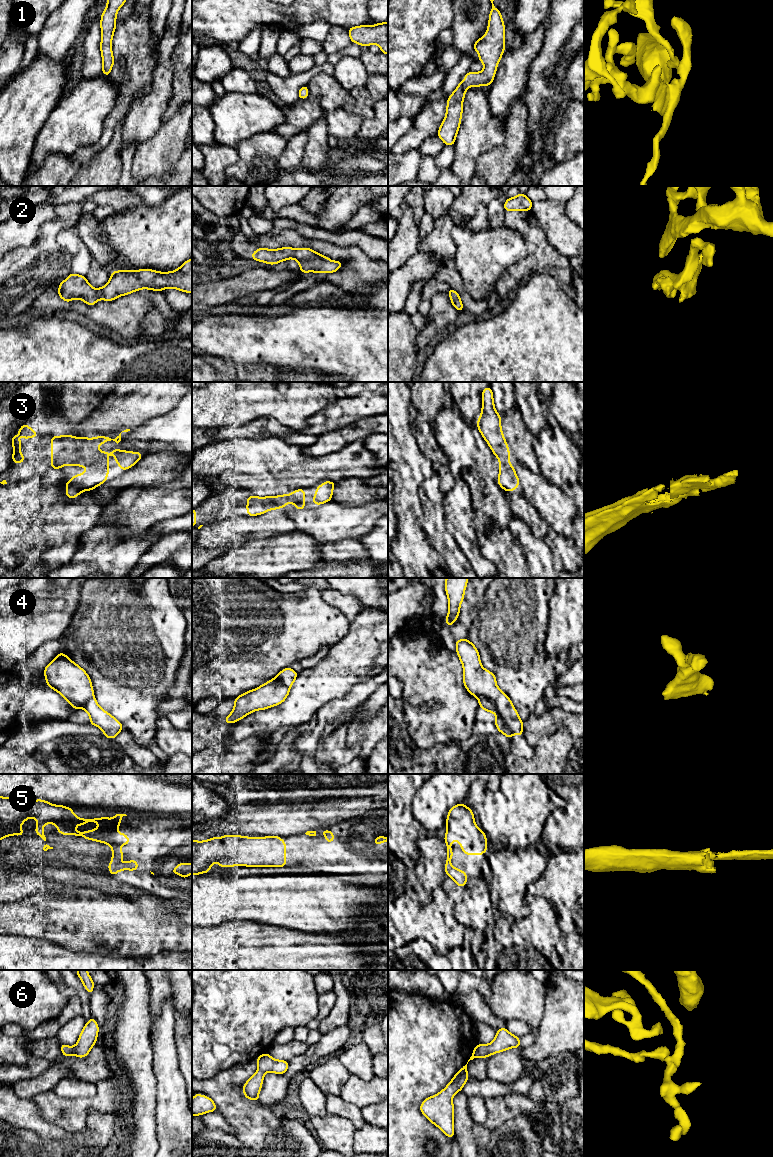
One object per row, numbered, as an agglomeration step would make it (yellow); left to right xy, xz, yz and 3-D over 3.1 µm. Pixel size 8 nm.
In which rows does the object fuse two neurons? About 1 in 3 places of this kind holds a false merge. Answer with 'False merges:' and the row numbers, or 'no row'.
False merges: 4

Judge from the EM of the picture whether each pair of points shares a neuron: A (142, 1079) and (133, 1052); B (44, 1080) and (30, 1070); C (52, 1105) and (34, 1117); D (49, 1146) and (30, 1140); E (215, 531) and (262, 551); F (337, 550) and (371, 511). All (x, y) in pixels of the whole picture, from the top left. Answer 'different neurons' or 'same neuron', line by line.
A: same neuron
B: different neurons
C: different neurons
D: same neuron
E: different neurons
F: different neurons

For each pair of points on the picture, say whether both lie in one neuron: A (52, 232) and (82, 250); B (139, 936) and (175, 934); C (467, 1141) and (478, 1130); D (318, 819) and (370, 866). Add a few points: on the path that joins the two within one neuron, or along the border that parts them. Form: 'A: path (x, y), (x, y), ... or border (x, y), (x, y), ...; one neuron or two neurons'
A: border (66, 228), (57, 235), (56, 241), (70, 255); two neurons
B: path (148, 936), (166, 935); one neuron
C: border (472, 1122), (473, 1138), (477, 1146); two neurons
D: border (328, 828), (322, 831), (307, 831), (305, 833); two neurons

